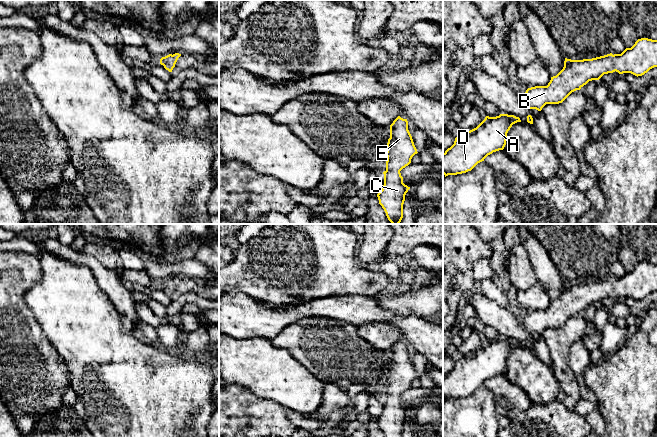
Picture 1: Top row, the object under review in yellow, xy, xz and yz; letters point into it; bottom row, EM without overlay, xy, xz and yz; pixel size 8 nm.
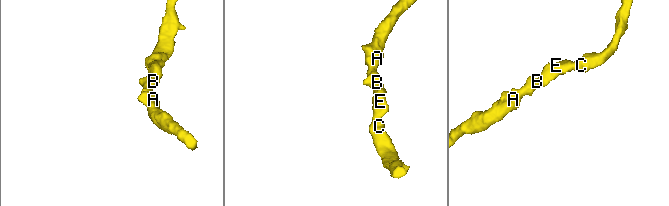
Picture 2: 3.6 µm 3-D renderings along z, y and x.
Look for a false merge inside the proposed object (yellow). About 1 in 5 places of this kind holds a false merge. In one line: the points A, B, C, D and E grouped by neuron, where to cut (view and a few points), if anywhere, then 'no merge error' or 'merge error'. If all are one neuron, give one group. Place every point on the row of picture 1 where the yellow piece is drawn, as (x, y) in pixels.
groups A B C D E; cut none; no merge error

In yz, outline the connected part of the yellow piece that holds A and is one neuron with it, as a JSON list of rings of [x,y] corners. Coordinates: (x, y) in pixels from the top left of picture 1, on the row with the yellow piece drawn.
[[[500,114],[486,116],[474,129],[455,138],[454,144],[443,153],[443,174],[457,175],[471,171],[493,152],[503,150],[507,133],[519,117]]]

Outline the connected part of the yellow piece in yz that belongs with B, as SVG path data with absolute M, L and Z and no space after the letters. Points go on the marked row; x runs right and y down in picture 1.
M641 38L621 54L583 60L565 58L563 69L551 77L548 85L528 88L522 101L529 109L541 111L546 104L562 103L572 92L604 74L616 71L638 77L654 67L657 67L657 40Z

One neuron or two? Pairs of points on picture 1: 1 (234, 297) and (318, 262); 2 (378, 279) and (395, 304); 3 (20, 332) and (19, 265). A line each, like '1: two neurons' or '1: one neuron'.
1: two neurons
2: two neurons
3: one neuron

